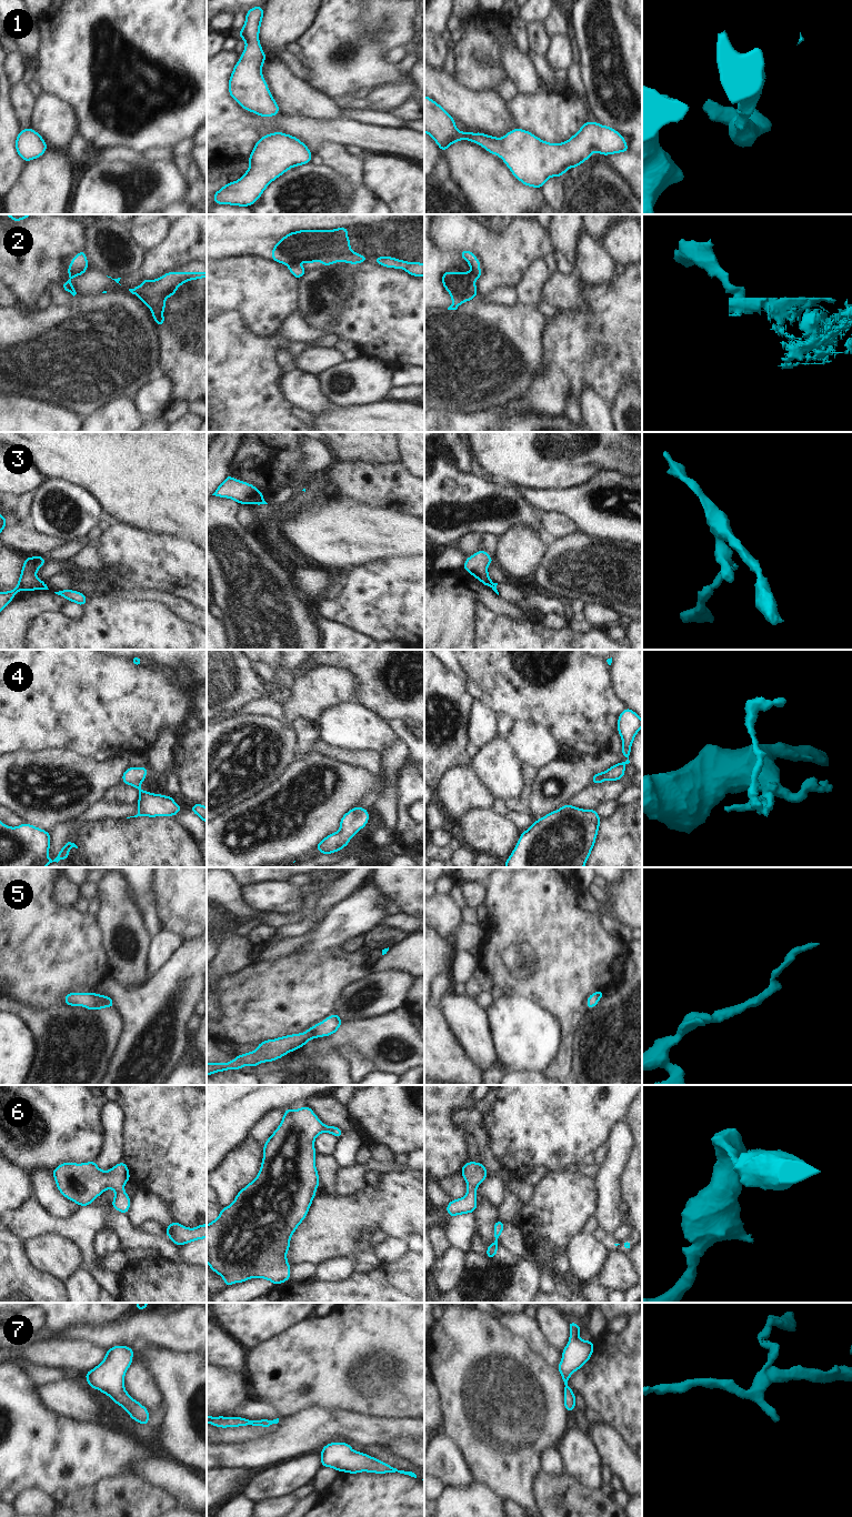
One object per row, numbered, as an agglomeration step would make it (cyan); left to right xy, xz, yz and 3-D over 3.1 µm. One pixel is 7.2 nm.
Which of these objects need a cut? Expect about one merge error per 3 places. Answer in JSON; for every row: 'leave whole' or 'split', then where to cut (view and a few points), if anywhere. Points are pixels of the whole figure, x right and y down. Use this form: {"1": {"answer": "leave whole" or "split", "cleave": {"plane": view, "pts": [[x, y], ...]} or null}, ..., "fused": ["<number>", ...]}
{"1": {"answer": "leave whole", "cleave": null}, "2": {"answer": "split", "cleave": {"plane": "xz", "pts": [[297, 263], [289, 267]]}}, "3": {"answer": "split", "cleave": {"plane": "xz", "pts": [[262, 499], [258, 503]]}}, "4": {"answer": "leave whole", "cleave": null}, "5": {"answer": "leave whole", "cleave": null}, "6": {"answer": "leave whole", "cleave": null}, "7": {"answer": "leave whole", "cleave": null}, "fused": ["2", "3"]}

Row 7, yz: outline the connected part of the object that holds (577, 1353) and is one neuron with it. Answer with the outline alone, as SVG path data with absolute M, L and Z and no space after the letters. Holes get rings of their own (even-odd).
M570 1320L569 1327L570 1339L562 1350L562 1360L557 1366L564 1384L564 1407L568 1413L575 1408L575 1395L569 1387L568 1380L575 1370L580 1369L591 1358L594 1348L593 1342L579 1338L580 1325Z

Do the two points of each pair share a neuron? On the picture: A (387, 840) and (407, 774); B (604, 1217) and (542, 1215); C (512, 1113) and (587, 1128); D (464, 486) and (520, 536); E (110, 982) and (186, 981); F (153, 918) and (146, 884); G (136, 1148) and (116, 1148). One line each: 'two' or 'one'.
A: two
B: two
C: one
D: two
E: one
F: one
G: two

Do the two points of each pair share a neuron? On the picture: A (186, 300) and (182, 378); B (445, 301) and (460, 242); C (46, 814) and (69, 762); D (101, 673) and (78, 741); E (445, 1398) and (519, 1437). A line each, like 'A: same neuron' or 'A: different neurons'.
A: same neuron
B: different neurons
C: same neuron
D: same neuron
E: same neuron

